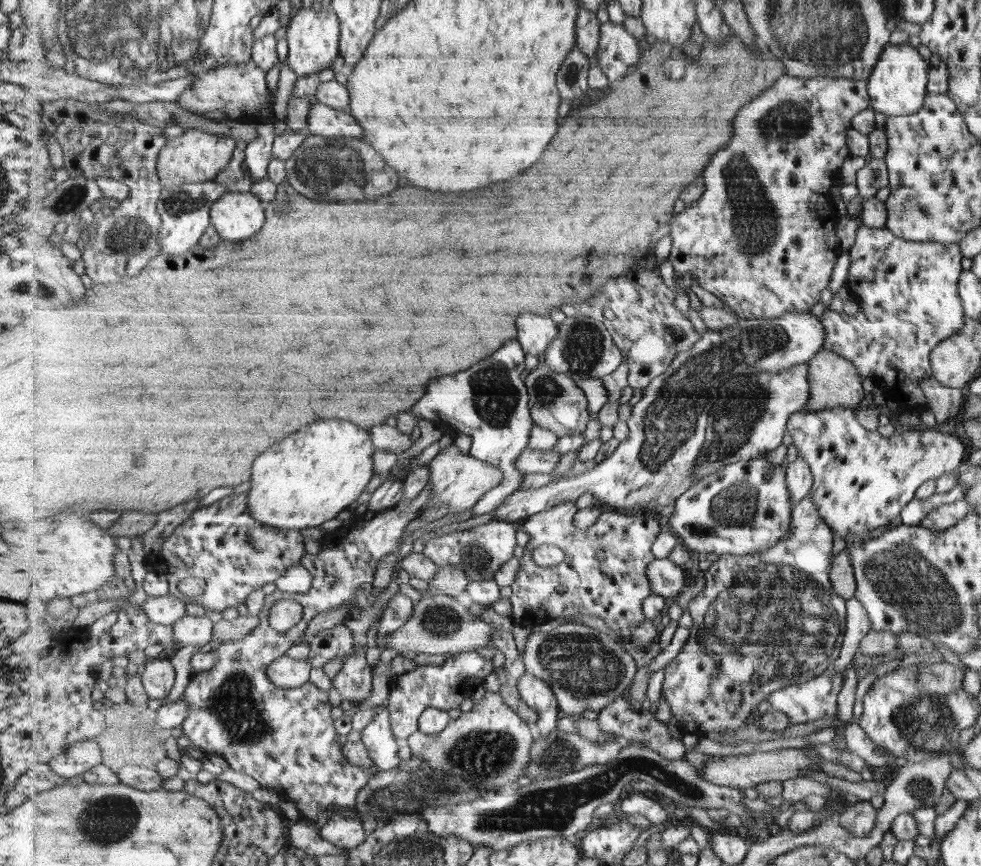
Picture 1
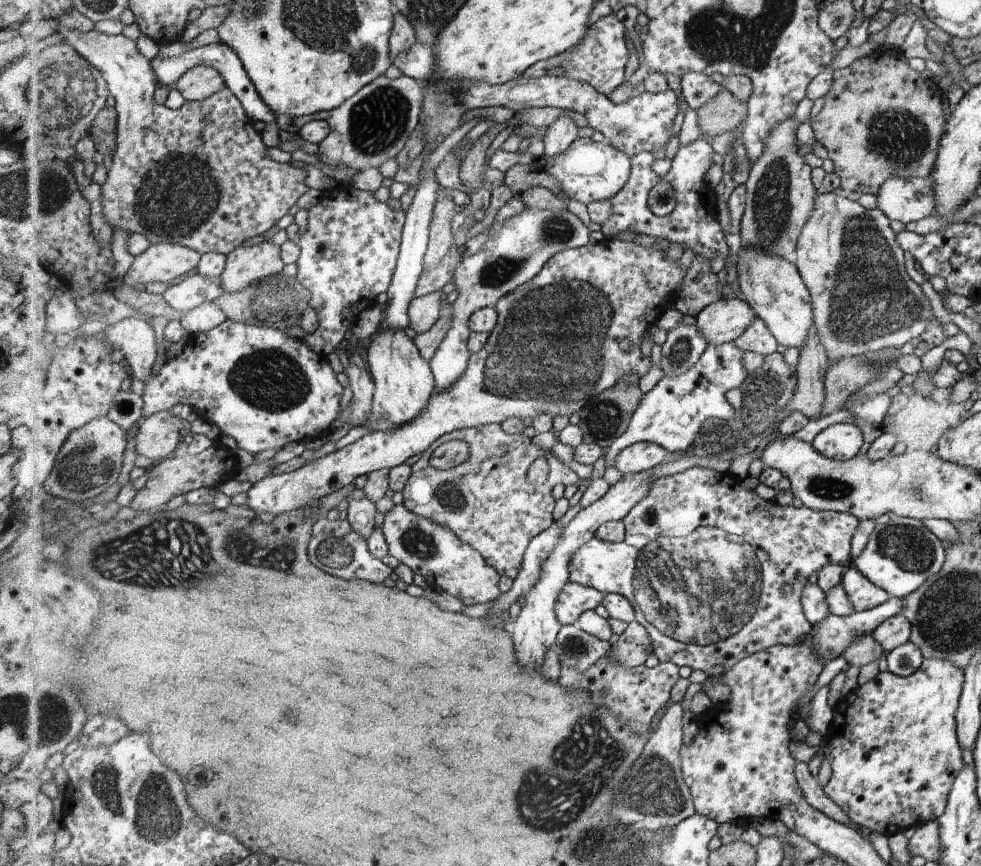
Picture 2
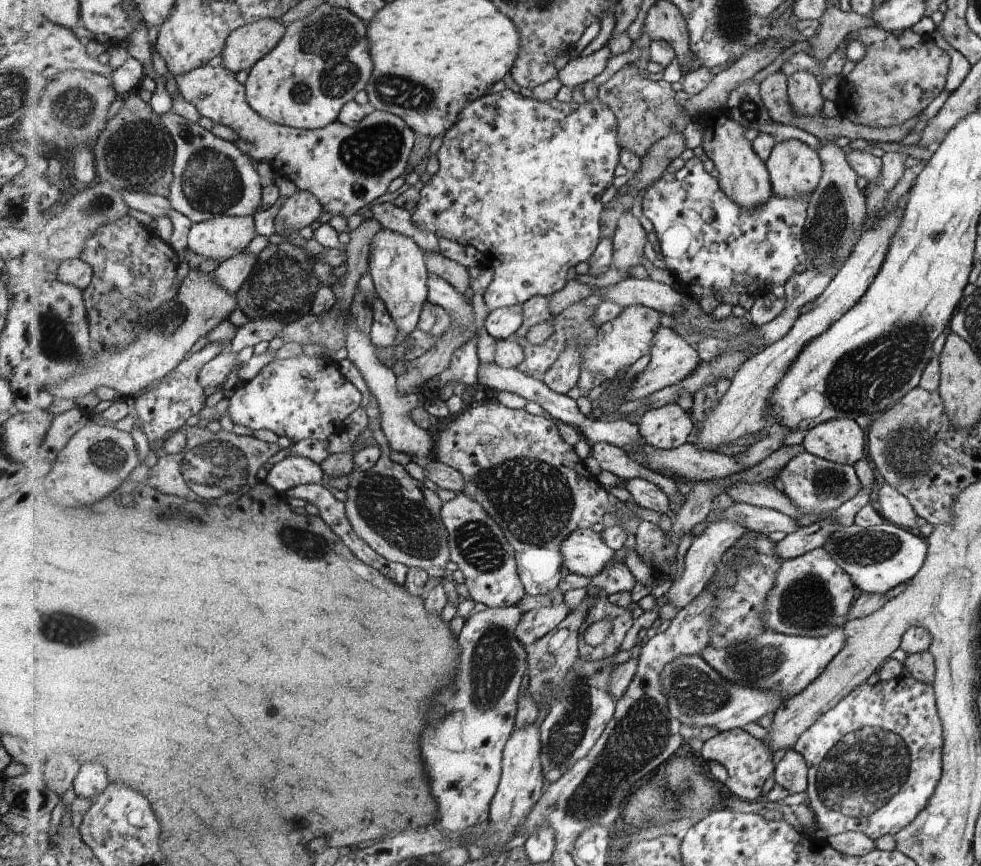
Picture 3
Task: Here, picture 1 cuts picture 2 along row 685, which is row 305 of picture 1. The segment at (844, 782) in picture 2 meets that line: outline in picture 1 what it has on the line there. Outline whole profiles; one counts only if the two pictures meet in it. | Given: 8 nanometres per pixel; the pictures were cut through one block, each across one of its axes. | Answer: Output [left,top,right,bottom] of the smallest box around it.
[819,226,963,416]

